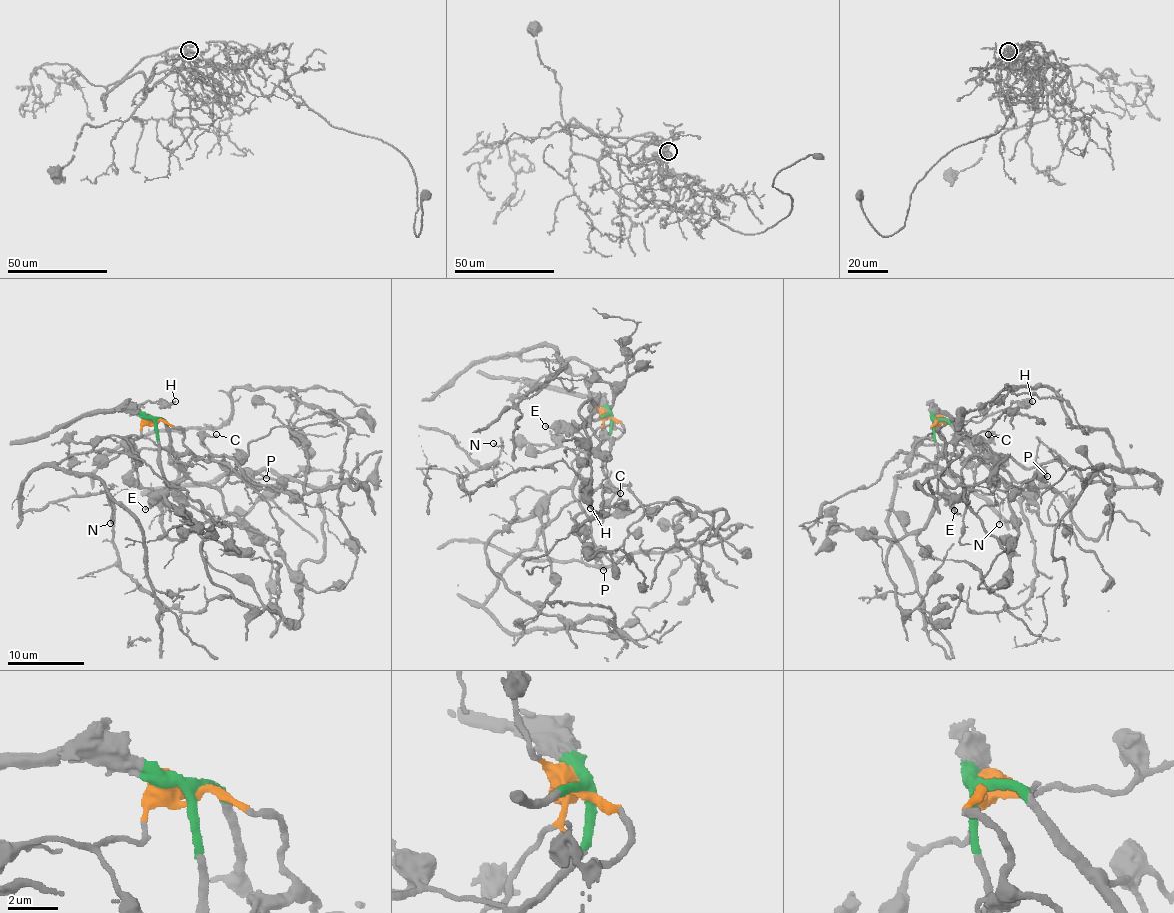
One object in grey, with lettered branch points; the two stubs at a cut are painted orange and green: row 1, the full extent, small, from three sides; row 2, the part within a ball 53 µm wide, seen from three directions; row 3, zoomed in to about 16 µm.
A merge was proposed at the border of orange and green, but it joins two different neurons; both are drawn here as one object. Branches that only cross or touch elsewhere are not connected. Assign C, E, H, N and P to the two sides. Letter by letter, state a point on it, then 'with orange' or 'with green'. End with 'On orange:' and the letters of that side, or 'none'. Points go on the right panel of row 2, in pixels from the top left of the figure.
C: place (988, 434); with orange
E: place (954, 510); with green
H: place (1032, 401); with orange
N: place (999, 524); with green
P: place (1047, 476); with green
On orange: C, H

